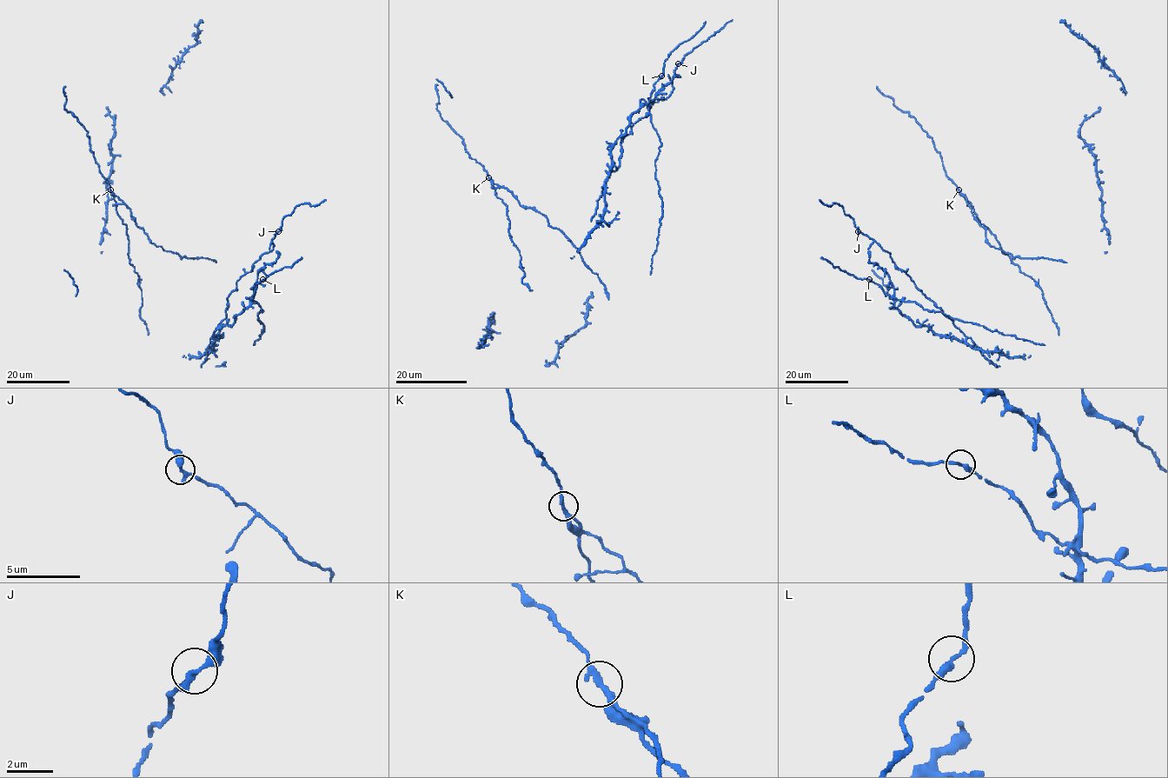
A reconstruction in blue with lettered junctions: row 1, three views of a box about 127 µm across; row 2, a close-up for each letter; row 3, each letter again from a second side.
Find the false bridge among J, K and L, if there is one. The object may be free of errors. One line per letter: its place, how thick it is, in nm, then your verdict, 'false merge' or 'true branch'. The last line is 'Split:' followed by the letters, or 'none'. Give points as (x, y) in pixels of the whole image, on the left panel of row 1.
J: at (278, 231); 260 nm thick; true branch
K: at (110, 189); 260 nm thick; false merge
L: at (262, 279); 260 nm thick; true branch
Split: K

